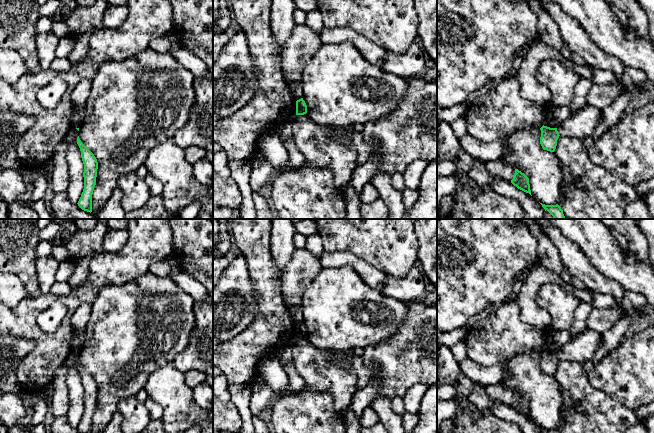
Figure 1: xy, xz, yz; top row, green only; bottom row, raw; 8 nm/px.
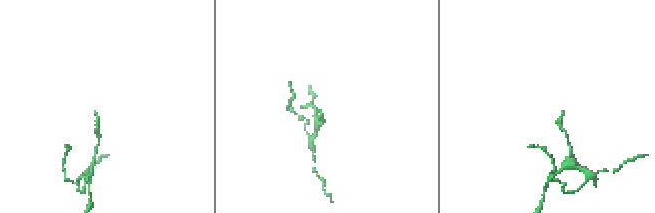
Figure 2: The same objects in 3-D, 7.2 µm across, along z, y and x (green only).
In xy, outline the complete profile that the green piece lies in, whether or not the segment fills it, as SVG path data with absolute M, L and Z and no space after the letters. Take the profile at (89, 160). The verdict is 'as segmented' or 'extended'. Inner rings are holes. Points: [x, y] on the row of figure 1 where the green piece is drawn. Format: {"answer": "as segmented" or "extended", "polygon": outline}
{"answer": "as segmented", "polygon": "M77 137L77 144L81 151L81 158L84 164L84 189L78 201L78 206L87 212L92 212L92 194L96 185L98 162L94 154Z"}

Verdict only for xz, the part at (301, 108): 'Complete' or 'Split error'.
Complete

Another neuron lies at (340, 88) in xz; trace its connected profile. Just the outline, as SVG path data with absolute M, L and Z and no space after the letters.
M322 44L304 67L302 98L307 105L307 116L316 124L347 127L377 121L394 112L404 98L410 80L371 65L352 44Z

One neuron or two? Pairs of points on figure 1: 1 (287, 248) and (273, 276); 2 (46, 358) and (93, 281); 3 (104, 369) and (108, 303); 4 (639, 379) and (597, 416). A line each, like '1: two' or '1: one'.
1: two
2: one
3: one
4: two

